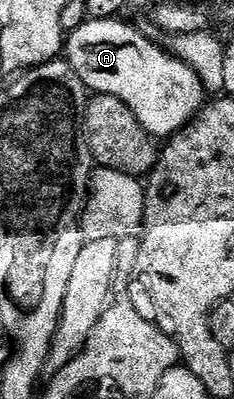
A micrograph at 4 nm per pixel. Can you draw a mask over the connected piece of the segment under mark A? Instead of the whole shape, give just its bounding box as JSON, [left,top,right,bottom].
[64,18,204,138]

